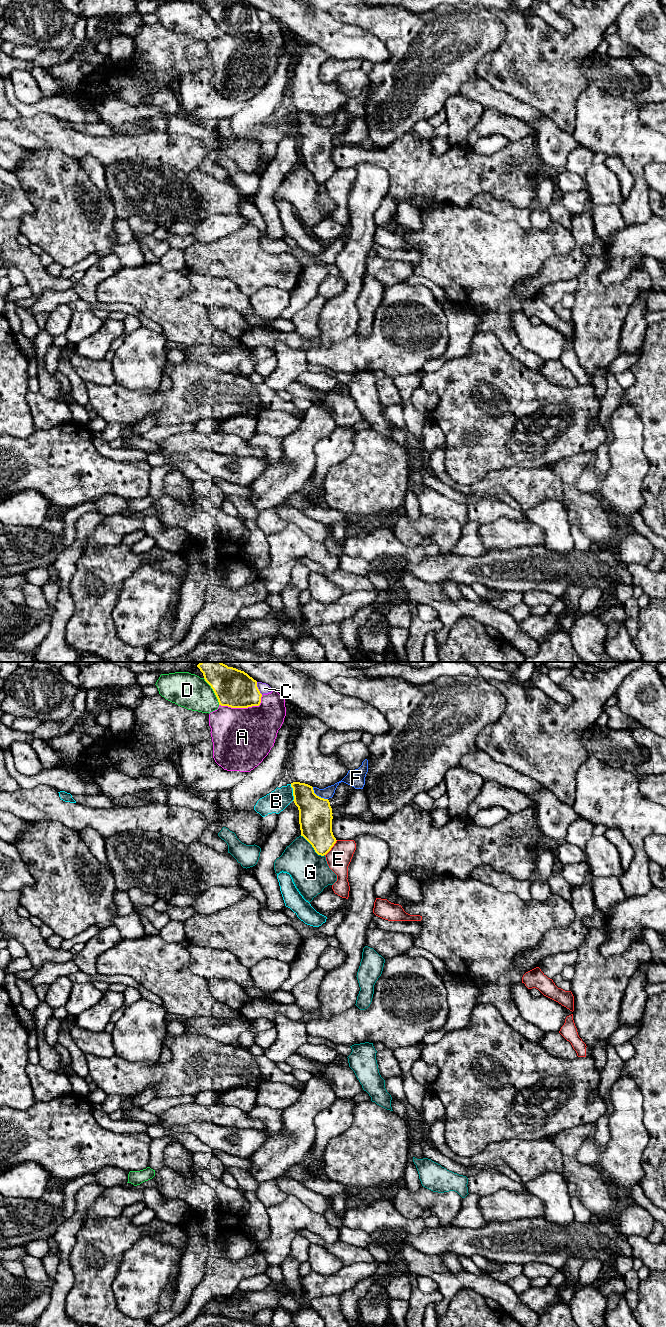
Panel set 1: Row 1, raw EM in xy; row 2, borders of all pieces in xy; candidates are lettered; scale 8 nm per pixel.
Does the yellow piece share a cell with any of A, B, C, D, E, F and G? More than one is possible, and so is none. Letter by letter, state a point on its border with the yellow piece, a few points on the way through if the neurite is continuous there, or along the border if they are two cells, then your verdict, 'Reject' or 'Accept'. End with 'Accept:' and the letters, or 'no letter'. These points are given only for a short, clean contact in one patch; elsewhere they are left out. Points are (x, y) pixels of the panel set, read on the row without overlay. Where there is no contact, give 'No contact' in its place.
A: Touches yellow at xy (243, 35). Reject
B: Touches yellow at xy (293, 120). Boundary: xy (290, 112), (293, 118), (293, 128). Reject
C: Touches yellow at xy (257, 16). Reject
D: Touches yellow at xy (213, 18). Reject
E: Touches yellow at xy (331, 175). Boundary: xy (337, 168), (325, 183). Reject
F: Touches yellow at xy (318, 124). Boundary: xy (312, 115), (317, 123), (327, 127). Reject
G: Touches yellow at xy (312, 174). Reject
Accept: no letter

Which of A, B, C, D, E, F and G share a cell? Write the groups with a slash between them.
A / B F / C / D / E / G

